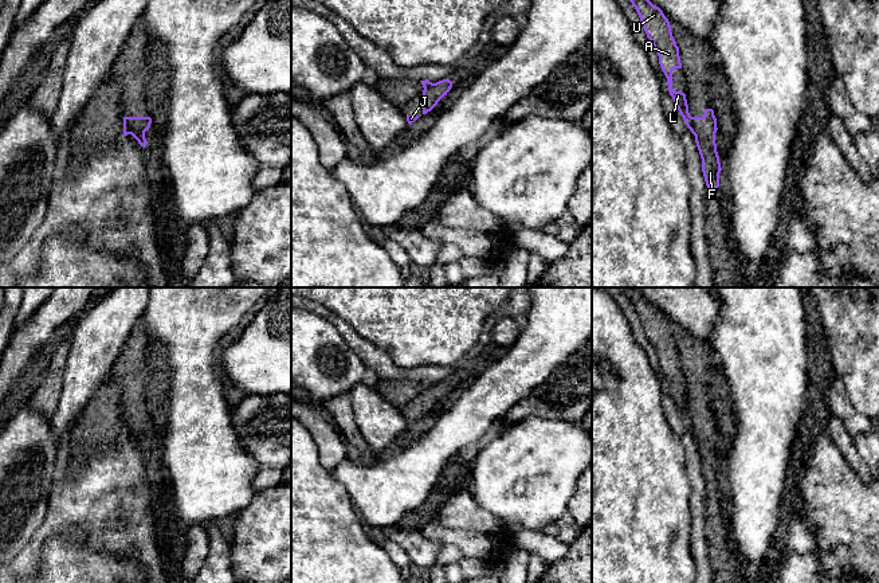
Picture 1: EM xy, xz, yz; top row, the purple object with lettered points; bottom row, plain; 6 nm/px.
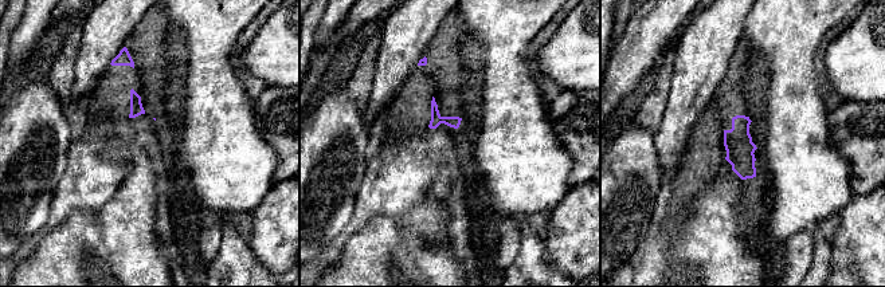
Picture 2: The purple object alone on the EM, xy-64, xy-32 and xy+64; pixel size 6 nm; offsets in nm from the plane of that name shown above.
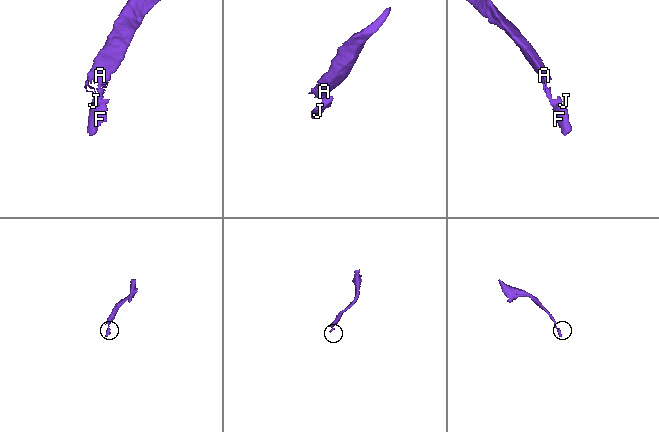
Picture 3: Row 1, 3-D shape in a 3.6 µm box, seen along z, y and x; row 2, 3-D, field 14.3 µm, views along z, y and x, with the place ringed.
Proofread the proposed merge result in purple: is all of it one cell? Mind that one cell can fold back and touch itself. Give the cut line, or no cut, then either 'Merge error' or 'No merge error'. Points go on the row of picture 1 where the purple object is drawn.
Split along yz (690, 117), (694, 133). Merge error

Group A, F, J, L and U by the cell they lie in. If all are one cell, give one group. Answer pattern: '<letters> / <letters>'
A L U / F J

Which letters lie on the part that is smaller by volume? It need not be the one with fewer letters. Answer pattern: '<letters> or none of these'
F, J

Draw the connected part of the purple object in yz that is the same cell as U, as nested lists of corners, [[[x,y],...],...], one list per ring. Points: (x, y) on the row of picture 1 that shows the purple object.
[[[650,0],[629,1],[640,17],[647,38],[651,40],[654,48],[656,50],[659,64],[667,78],[670,95],[672,97],[687,128],[694,134],[686,94],[672,89],[672,70],[682,69],[682,63],[679,56],[679,47],[676,46],[676,42],[672,36],[670,21],[664,16],[663,11],[654,5]]]

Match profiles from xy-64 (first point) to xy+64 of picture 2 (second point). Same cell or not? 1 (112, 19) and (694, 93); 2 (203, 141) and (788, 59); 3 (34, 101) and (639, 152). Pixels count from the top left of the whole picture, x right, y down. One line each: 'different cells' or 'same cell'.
1: same cell
2: same cell
3: same cell

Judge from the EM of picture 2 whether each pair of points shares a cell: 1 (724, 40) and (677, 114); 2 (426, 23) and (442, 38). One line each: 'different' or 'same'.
1: same
2: different

